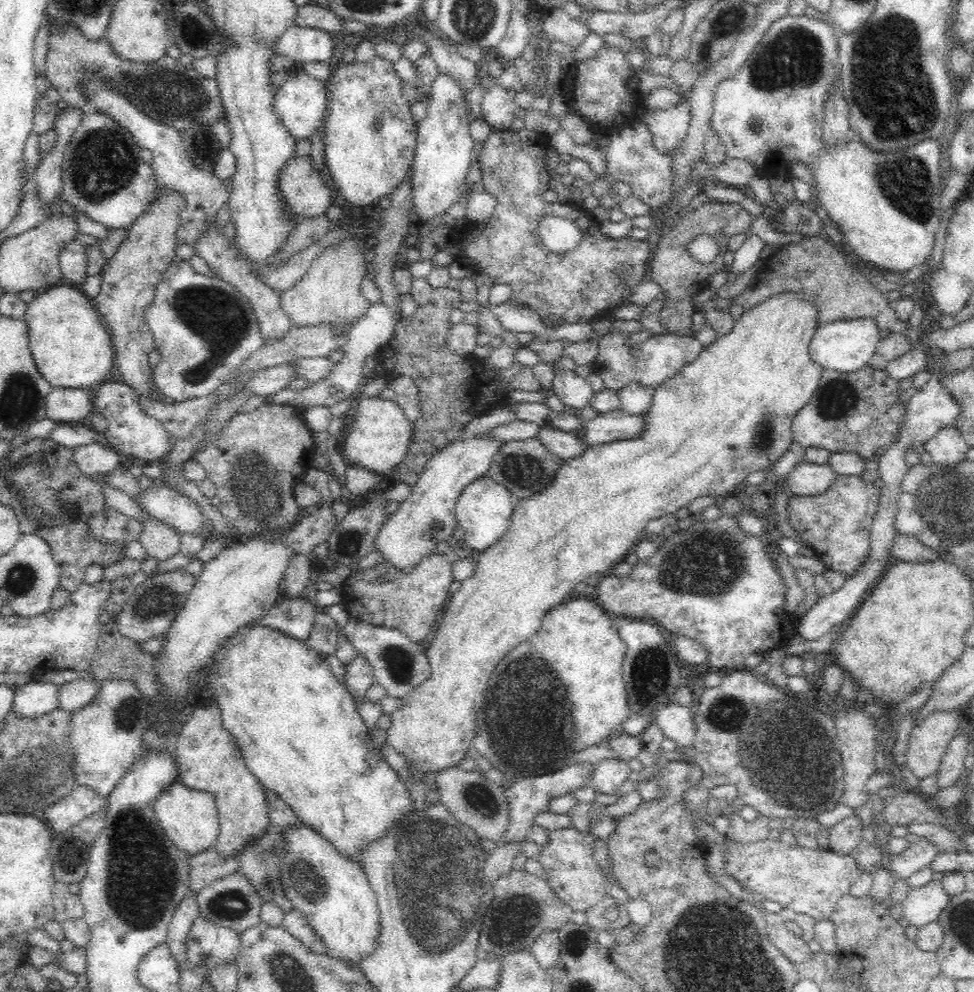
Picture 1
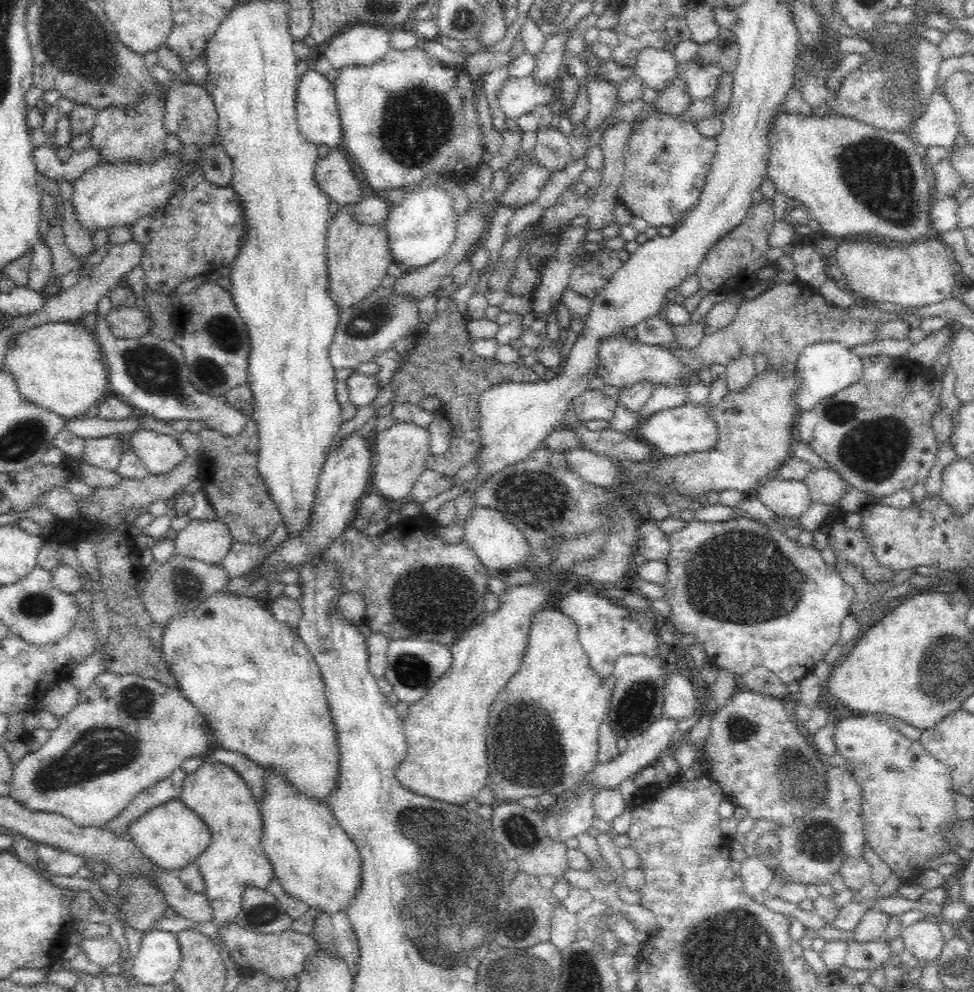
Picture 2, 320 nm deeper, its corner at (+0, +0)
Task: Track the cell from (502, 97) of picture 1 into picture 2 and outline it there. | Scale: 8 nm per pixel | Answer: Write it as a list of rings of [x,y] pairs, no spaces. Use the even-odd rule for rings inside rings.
[[[571,30],[564,33],[550,32],[547,34],[547,39],[543,45],[543,50],[536,55],[536,70],[532,77],[540,82],[547,82],[555,85],[558,78],[558,70],[563,66],[563,60],[569,56],[567,44],[571,39]]]

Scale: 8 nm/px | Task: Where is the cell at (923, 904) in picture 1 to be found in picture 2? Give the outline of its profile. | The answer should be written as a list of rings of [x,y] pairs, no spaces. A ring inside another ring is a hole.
[[[926,920],[902,926],[900,937],[904,941],[904,949],[916,959],[918,965],[936,963],[945,946],[939,925]]]

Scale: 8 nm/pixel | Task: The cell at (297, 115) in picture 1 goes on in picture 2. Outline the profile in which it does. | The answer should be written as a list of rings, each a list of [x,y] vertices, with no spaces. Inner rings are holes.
[[[308,70],[299,77],[295,96],[295,116],[301,136],[316,146],[328,146],[336,149],[344,146],[344,134],[340,121],[334,85],[327,76],[316,70]]]

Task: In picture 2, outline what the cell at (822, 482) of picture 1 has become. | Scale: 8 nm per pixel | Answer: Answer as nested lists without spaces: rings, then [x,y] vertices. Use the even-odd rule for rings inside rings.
[[[770,477],[767,484],[757,490],[757,499],[768,508],[779,519],[798,520],[811,506],[808,488],[802,481],[796,480],[778,480]]]

